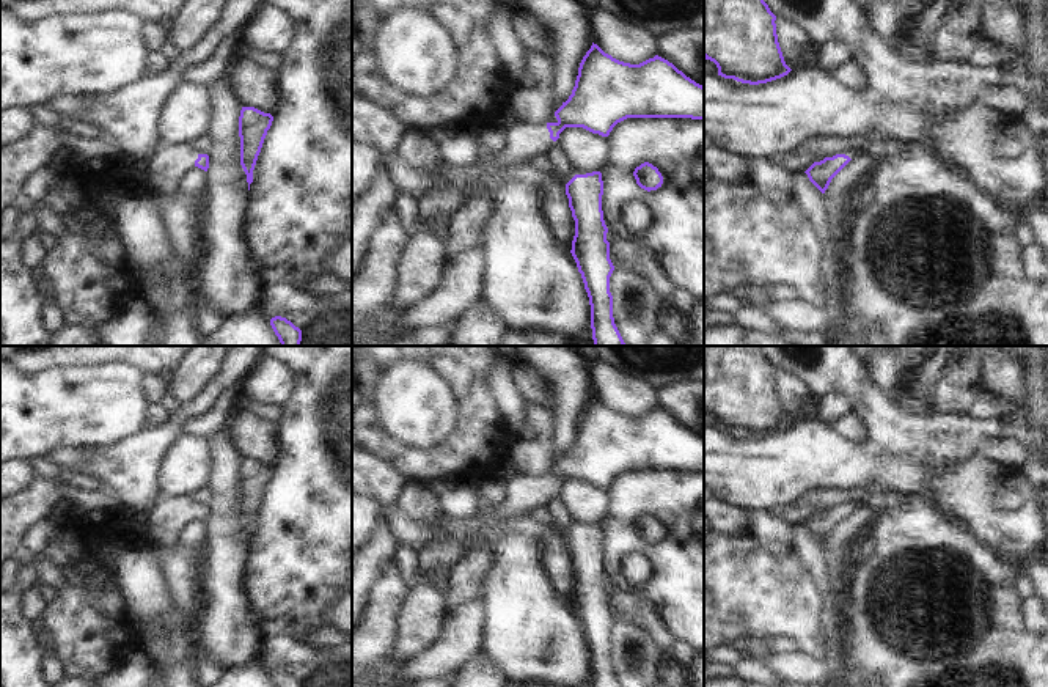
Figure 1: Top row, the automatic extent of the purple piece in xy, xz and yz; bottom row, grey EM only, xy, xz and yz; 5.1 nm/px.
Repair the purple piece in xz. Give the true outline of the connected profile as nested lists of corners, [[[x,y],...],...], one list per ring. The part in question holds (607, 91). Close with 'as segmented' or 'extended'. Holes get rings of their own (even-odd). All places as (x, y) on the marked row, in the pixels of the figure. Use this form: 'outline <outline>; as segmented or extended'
outline [[[592,42],[583,57],[572,94],[555,112],[556,123],[503,127],[506,148],[476,159],[478,176],[470,187],[484,187],[500,171],[545,152],[566,127],[583,127],[608,137],[627,118],[704,119],[704,86],[668,60],[655,55],[630,64]]]; extended

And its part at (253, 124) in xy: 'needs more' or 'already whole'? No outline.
already whole

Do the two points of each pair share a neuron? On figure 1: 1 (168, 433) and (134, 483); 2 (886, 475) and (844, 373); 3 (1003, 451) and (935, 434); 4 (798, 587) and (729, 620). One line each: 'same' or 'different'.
1: same
2: different
3: different
4: same

